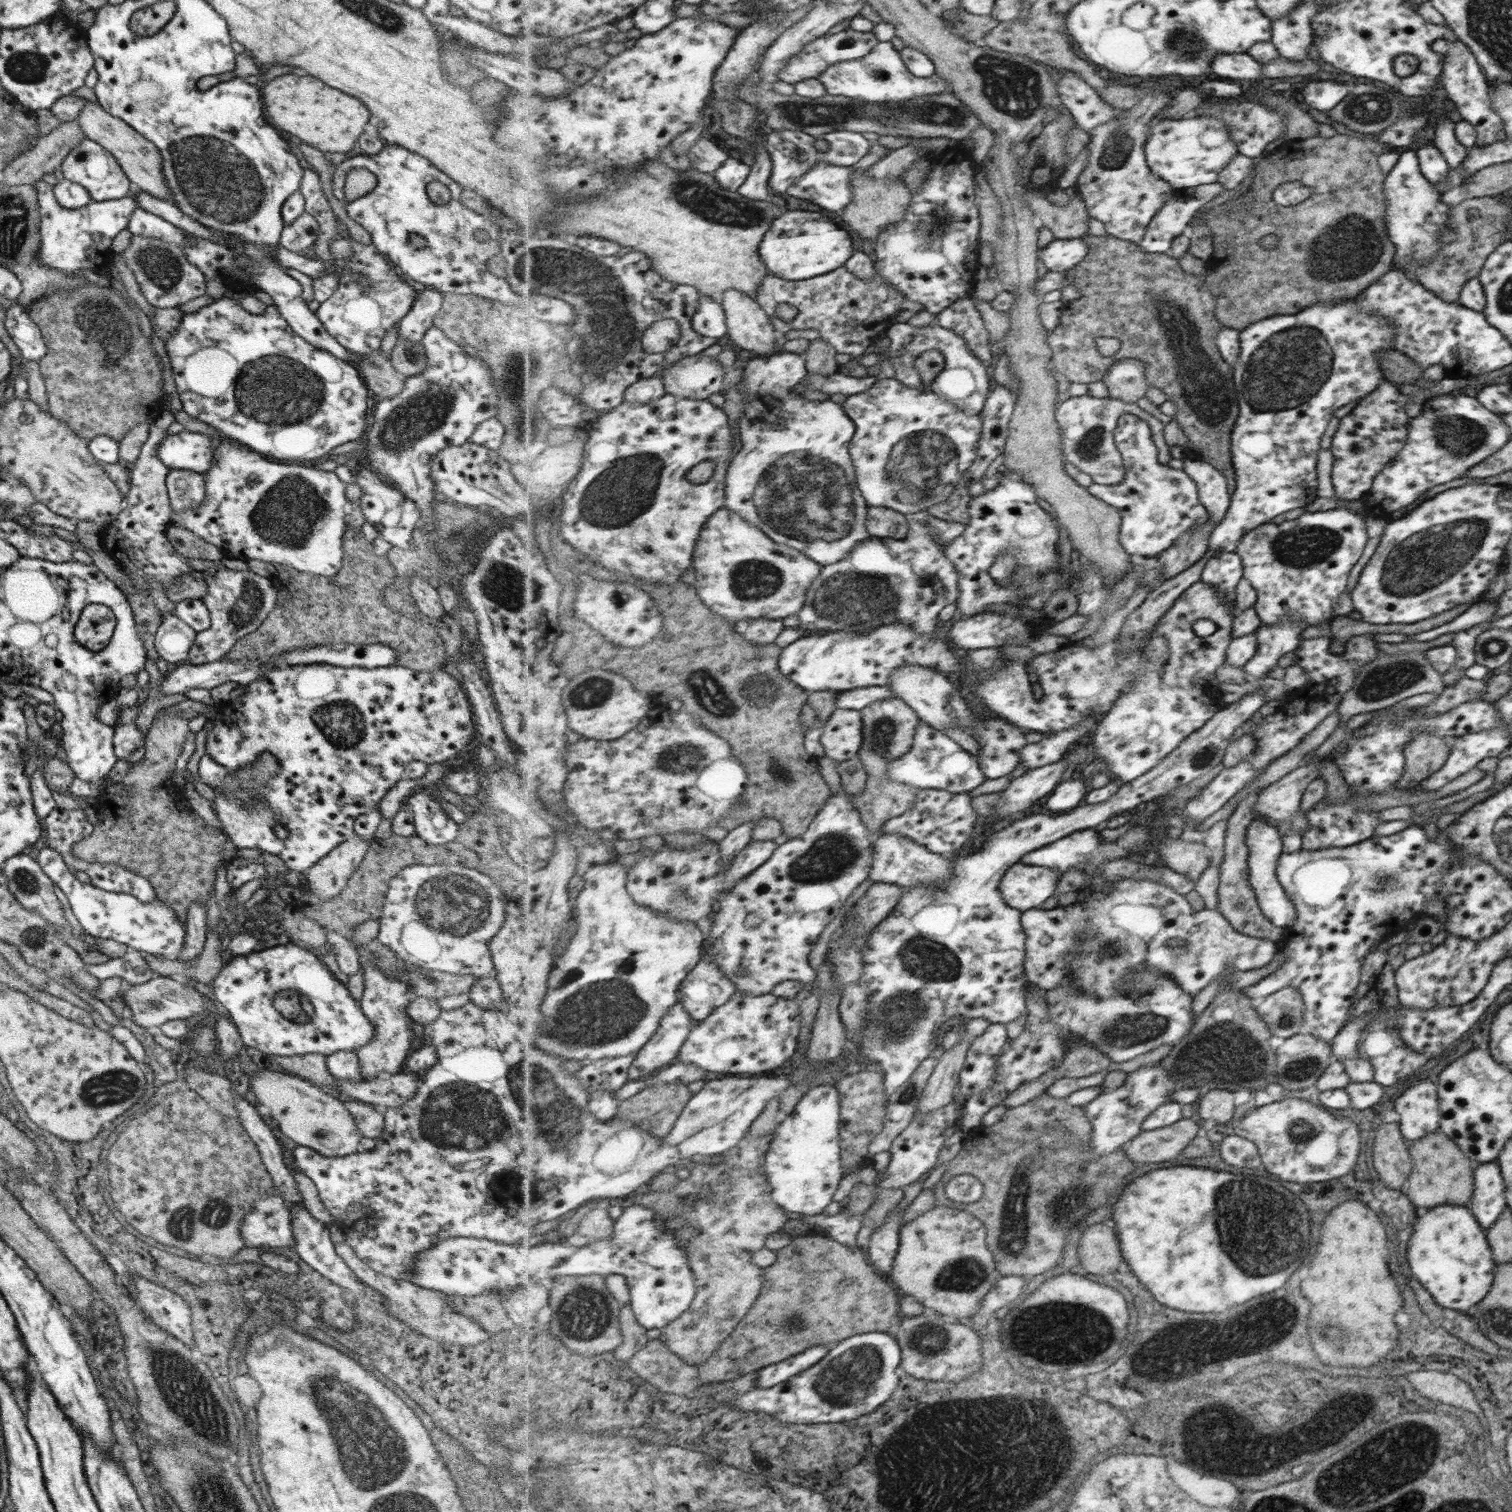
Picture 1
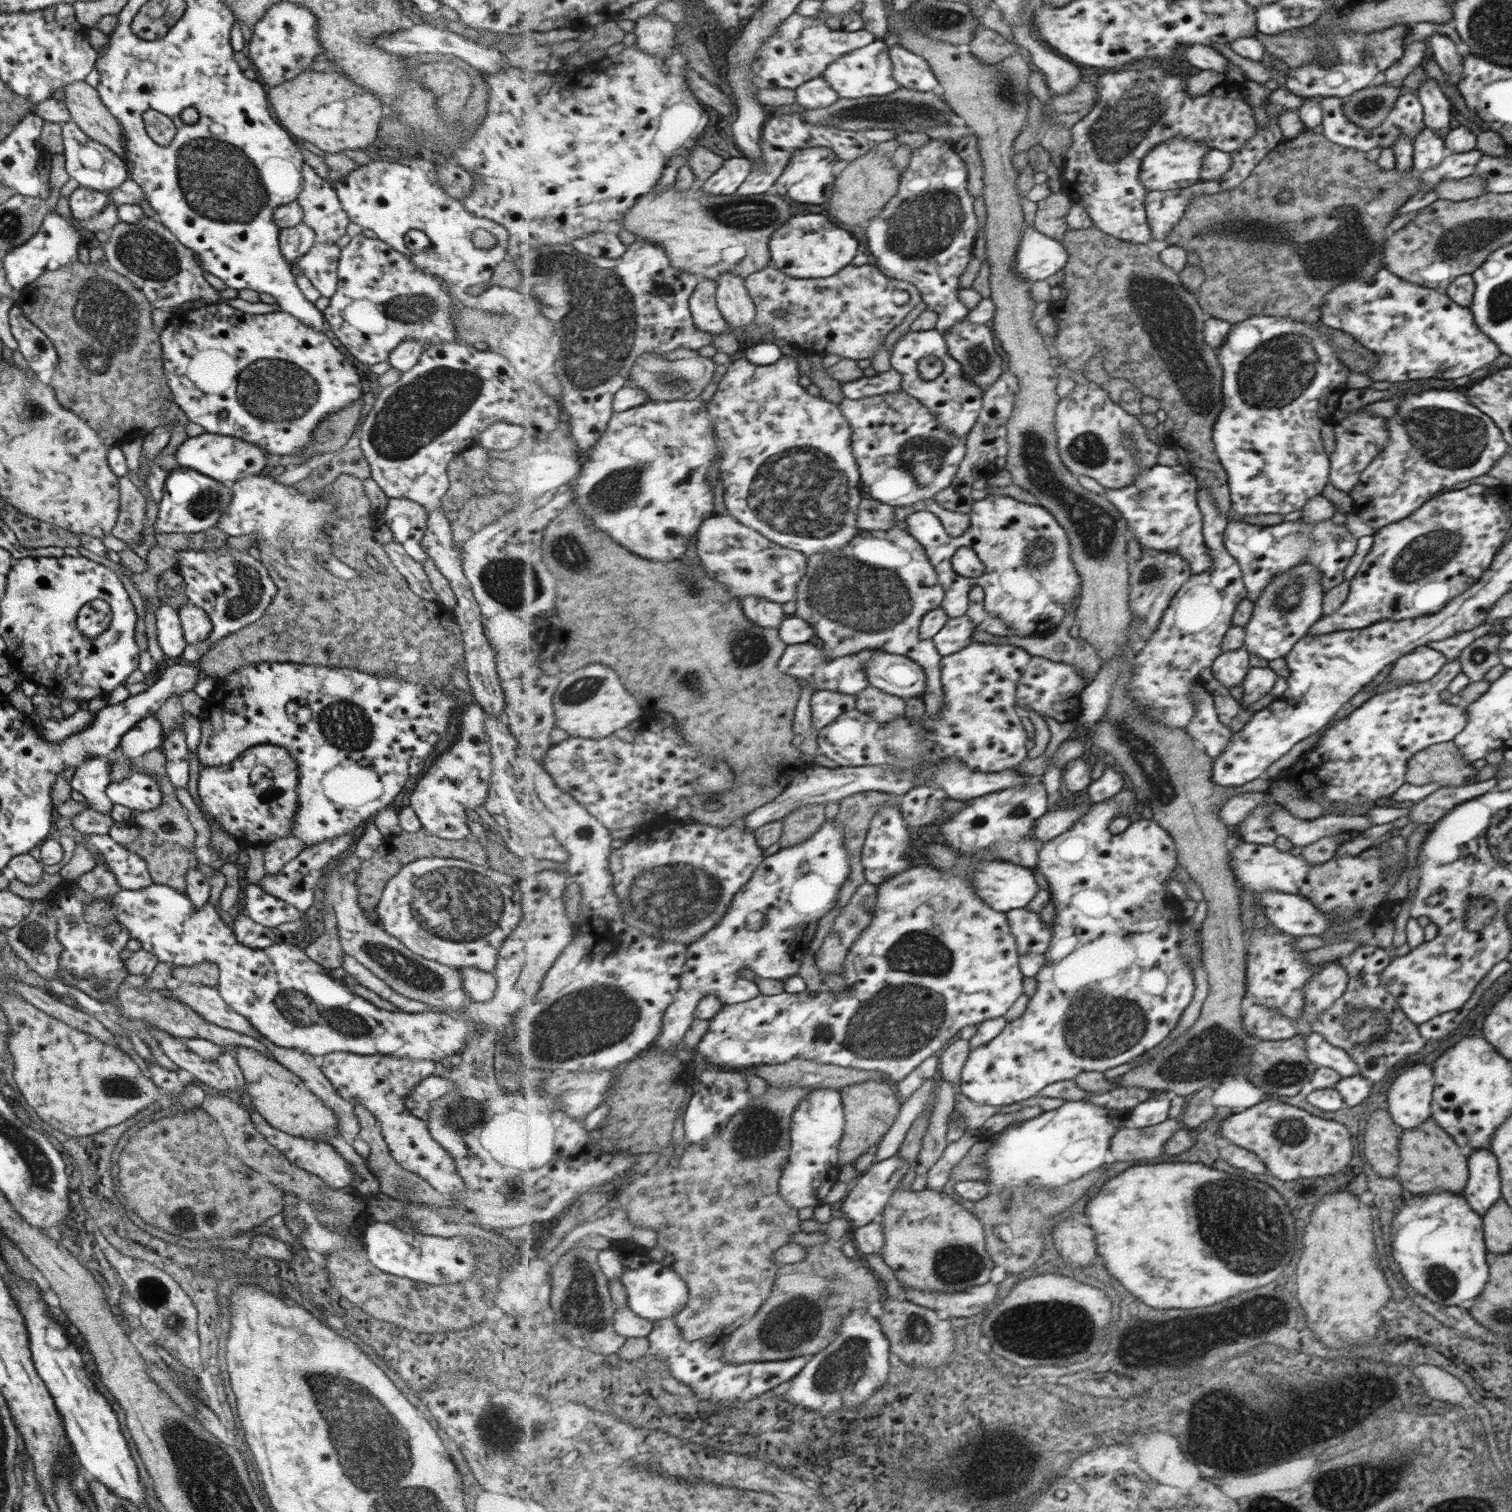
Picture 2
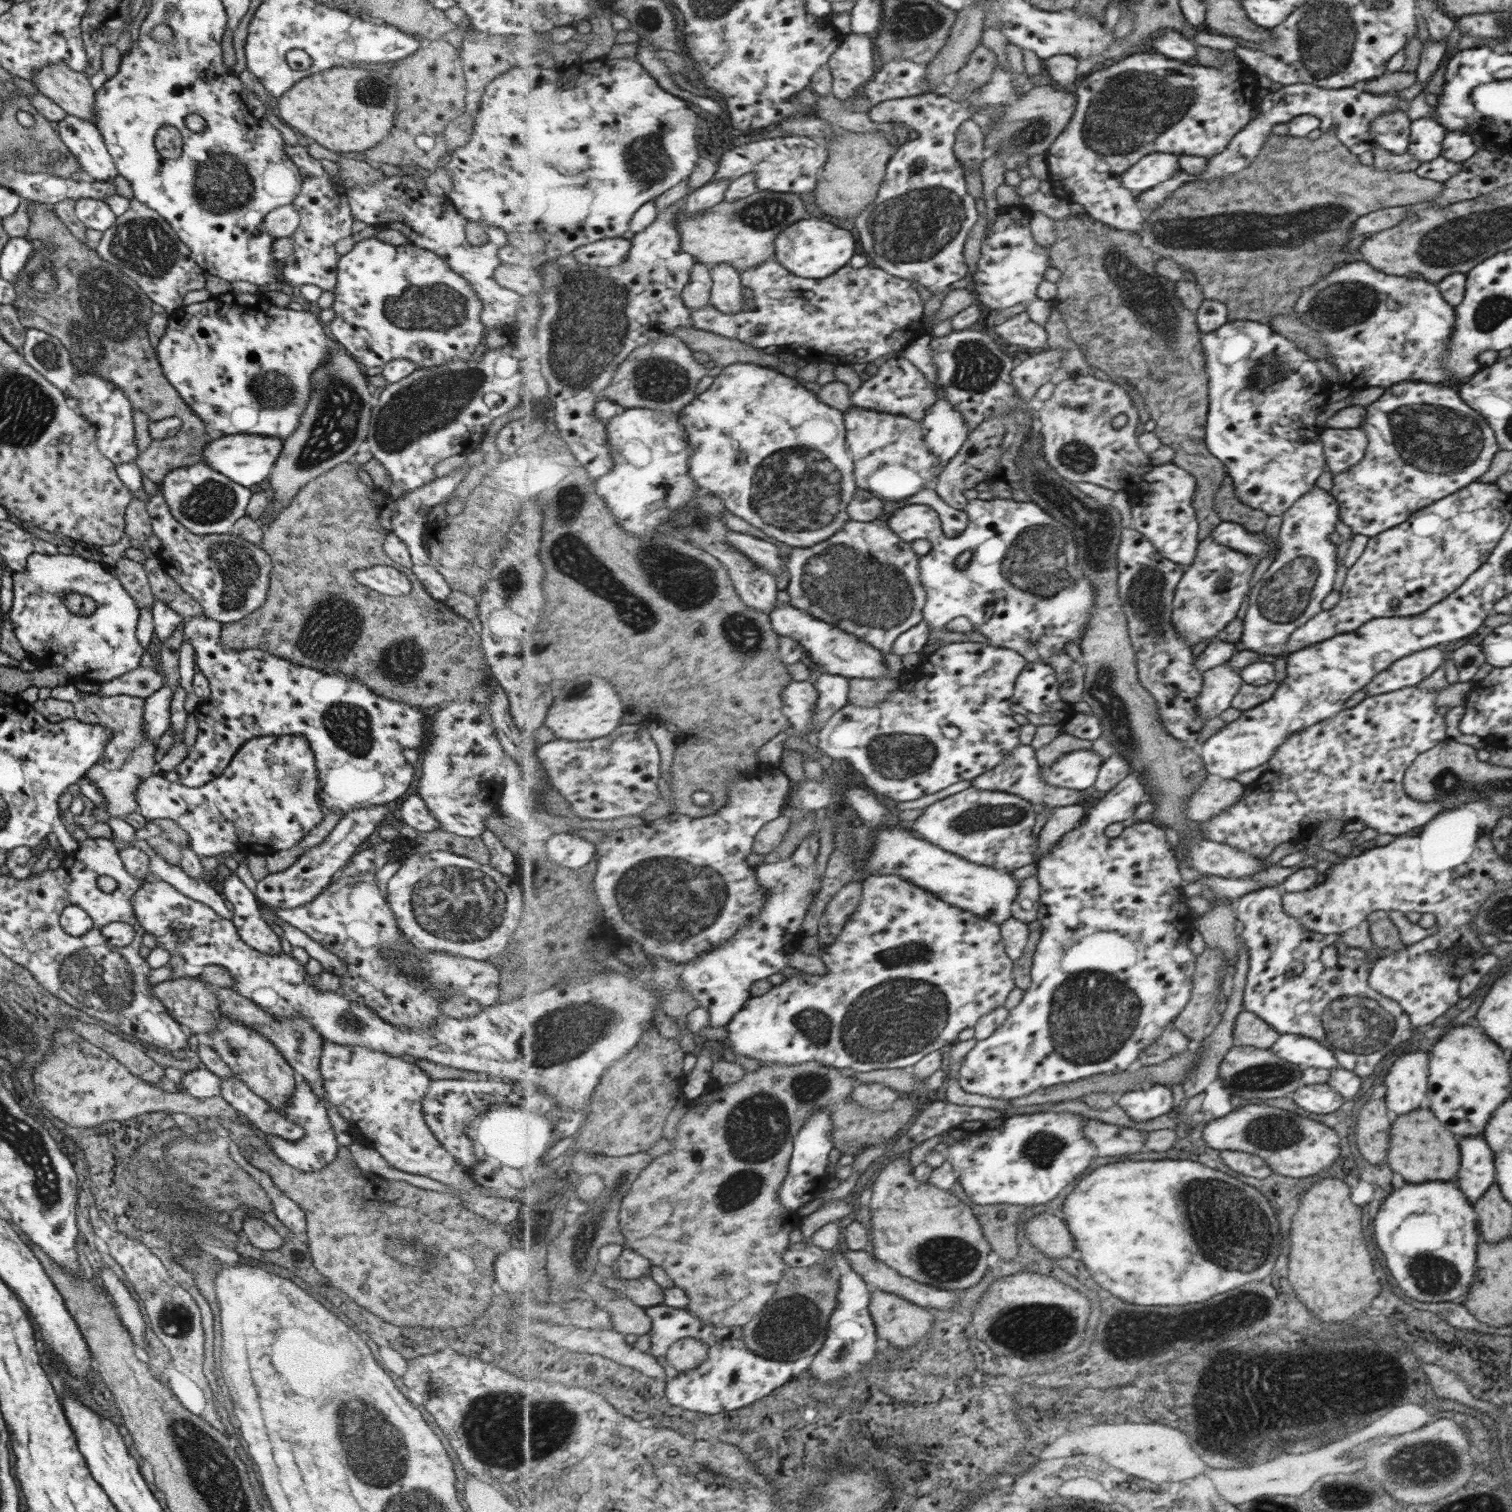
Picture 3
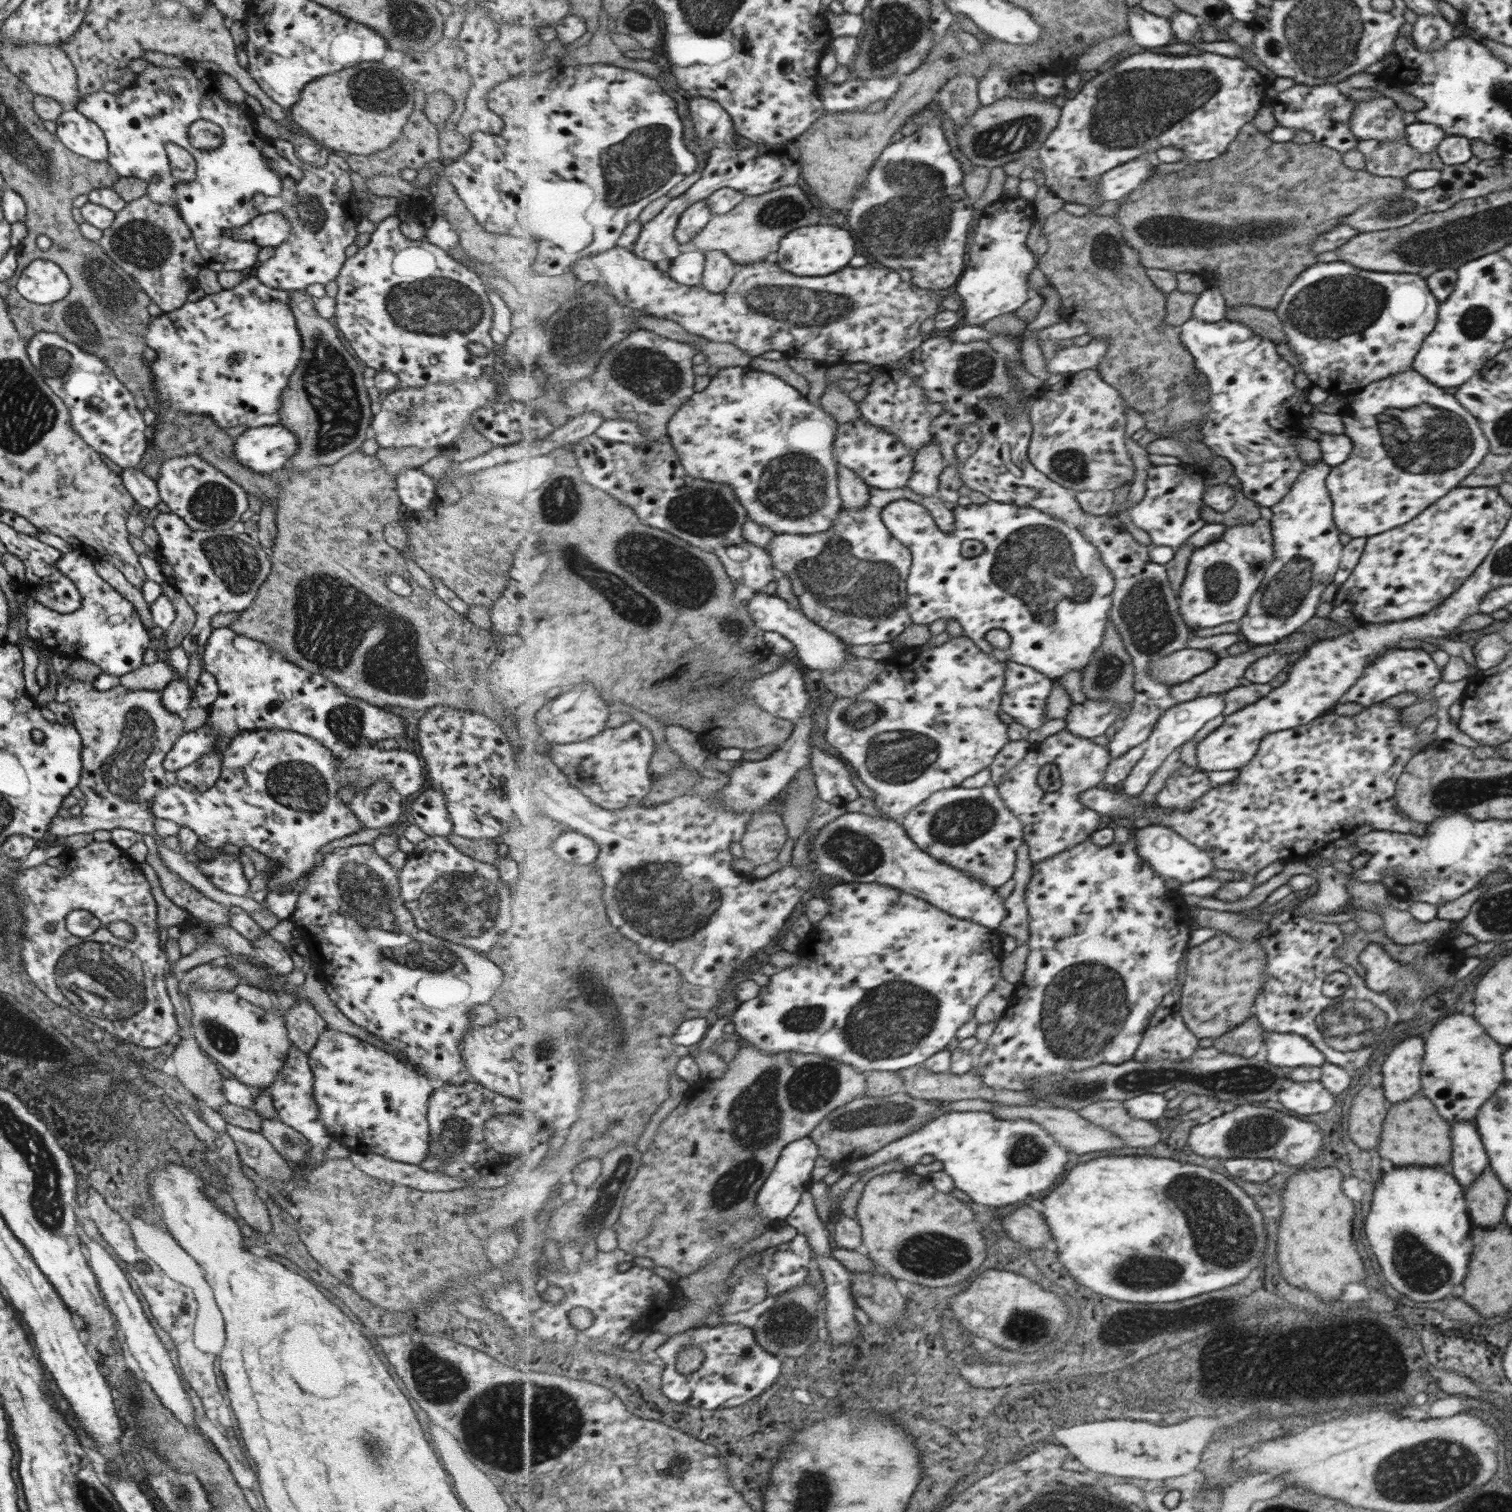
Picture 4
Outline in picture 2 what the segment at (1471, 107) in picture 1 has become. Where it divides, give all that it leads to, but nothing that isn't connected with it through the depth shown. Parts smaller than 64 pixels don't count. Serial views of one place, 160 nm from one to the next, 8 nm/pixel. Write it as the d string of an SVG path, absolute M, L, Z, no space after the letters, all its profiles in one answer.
M1433 33L1427 38L1429 44L1428 56L1430 56L1440 67L1440 70L1449 75L1449 81L1456 86L1460 77L1462 56L1457 53L1455 44L1445 35Z

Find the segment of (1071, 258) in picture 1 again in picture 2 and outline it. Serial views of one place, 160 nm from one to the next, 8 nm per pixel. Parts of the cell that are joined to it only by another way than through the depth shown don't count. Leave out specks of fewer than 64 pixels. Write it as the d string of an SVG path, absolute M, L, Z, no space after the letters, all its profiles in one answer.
M1034 226L1026 228L1018 246L1014 270L1029 282L1047 280L1064 270L1070 261L1069 250L1058 239L1039 232Z

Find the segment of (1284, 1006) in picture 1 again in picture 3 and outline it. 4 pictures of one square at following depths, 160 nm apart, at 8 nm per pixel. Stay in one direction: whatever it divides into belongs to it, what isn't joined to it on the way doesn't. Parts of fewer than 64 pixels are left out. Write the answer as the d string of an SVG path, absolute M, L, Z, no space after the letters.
M1242 1011L1234 1018L1232 1036L1243 1046L1270 1048L1278 1040L1278 1031L1251 1011Z

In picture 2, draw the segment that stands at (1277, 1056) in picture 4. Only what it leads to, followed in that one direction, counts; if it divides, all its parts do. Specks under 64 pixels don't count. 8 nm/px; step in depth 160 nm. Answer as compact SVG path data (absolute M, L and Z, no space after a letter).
M1309 1033L1301 1037L1306 1056L1317 1067L1332 1068L1340 1077L1359 1075L1357 1066L1347 1053L1331 1046L1322 1035Z

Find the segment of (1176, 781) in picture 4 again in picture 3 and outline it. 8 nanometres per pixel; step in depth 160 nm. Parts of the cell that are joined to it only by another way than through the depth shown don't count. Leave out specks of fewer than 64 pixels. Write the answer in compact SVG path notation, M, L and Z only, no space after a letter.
M1207 774L1186 802L1186 817L1193 822L1206 821L1231 808L1242 794L1243 785L1237 781Z

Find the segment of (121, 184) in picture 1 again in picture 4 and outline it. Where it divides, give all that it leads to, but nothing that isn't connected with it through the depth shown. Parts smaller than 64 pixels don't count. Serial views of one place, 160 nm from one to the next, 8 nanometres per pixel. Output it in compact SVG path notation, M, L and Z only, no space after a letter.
M74 108L64 109L54 120L55 136L65 148L92 161L105 161L108 157L106 140L101 129Z

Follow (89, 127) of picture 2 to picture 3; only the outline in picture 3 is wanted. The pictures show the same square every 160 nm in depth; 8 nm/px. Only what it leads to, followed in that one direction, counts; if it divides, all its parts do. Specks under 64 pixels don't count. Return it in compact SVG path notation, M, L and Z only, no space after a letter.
M47 65L37 69L30 82L39 93L50 98L67 115L94 124L94 92L88 77L68 69L67 65Z

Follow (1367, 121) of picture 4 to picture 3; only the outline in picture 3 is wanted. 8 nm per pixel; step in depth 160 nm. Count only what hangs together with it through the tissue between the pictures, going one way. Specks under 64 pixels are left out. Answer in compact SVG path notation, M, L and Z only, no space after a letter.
M1399 109L1375 116L1368 126L1373 142L1393 154L1407 152L1410 120Z

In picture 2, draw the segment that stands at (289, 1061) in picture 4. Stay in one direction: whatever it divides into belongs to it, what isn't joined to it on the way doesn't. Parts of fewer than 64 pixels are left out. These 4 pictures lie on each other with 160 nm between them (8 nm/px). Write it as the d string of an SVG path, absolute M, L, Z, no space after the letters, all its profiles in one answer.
M255 1115L251 1116L251 1121L257 1127L259 1134L262 1134L263 1138L266 1138L266 1141L283 1155L283 1158L286 1158L293 1166L319 1177L327 1188L340 1190L343 1186L351 1186L353 1180L361 1181L357 1180L357 1176L351 1171L351 1165L337 1154L329 1143L310 1141L308 1138L292 1137L291 1134L281 1133L280 1130L267 1125L263 1118Z

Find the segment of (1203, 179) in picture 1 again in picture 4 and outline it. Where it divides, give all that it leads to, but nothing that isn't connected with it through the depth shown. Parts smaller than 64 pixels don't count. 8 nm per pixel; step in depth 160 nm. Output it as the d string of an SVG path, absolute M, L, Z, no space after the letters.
M1154 155L1139 157L1102 174L1098 180L1098 195L1104 200L1119 200L1131 194L1155 171L1155 160Z

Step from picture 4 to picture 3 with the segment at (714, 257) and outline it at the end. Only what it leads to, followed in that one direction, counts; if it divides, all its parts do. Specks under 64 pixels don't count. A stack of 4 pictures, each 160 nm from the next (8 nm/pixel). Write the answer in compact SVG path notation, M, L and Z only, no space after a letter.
M723 263L711 267L714 283L710 304L724 313L738 313L744 307L742 271L734 265Z

